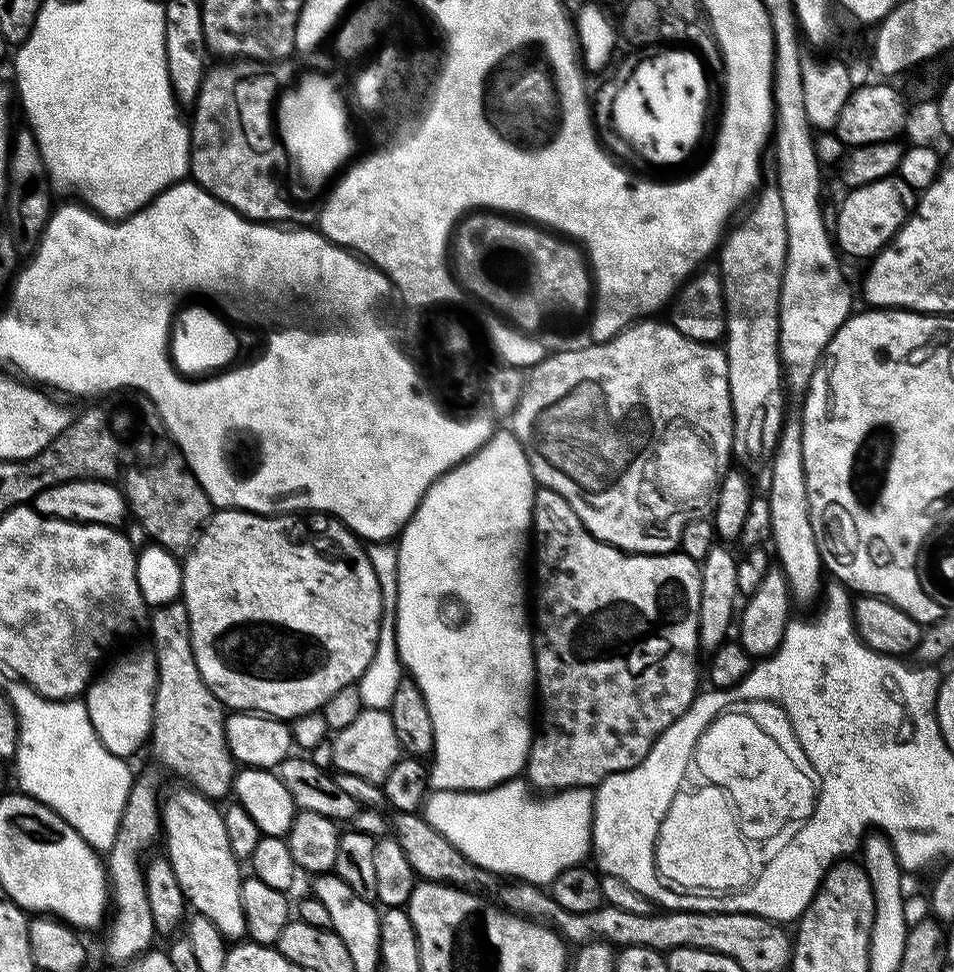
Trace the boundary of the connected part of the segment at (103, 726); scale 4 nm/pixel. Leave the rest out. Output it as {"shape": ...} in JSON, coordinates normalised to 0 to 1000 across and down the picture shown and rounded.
{"shape":[[[158,669],[138,671],[122,679],[90,709],[92,738],[103,759],[115,776],[138,780],[159,756],[159,731],[164,717],[164,673]]]}

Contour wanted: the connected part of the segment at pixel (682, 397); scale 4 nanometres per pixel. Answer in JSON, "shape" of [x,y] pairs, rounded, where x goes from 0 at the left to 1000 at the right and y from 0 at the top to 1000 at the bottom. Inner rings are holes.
{"shape":[[[675,327],[670,331],[659,333],[653,342],[630,354],[619,354],[613,358],[597,360],[596,362],[579,363],[574,369],[574,374],[565,377],[560,386],[557,387],[557,394],[549,396],[545,417],[541,419],[540,424],[535,429],[535,435],[537,435],[535,443],[541,450],[541,454],[548,459],[551,471],[558,480],[558,491],[561,492],[563,499],[566,502],[581,504],[581,508],[589,508],[589,512],[593,512],[593,516],[597,516],[602,529],[606,529],[606,533],[612,538],[614,545],[618,545],[618,549],[623,549],[623,553],[659,570],[700,570],[712,561],[715,545],[719,545],[721,538],[731,534],[737,528],[734,526],[741,519],[743,522],[744,511],[748,504],[754,503],[757,493],[757,480],[755,481],[754,475],[751,474],[751,465],[746,462],[745,453],[755,453],[755,457],[760,463],[767,460],[767,410],[763,396],[763,367],[758,357],[751,357],[755,356],[749,353],[736,354],[733,350],[719,348],[719,344],[715,344],[710,337],[705,337],[703,332],[691,333],[688,327]],[[621,389],[627,389],[625,420],[631,422],[625,430],[623,428],[618,430],[625,434],[616,434],[616,444],[581,447],[581,463],[579,461],[570,463],[566,457],[566,455],[570,455],[570,449],[566,449],[566,440],[556,438],[556,434],[560,432],[560,428],[564,424],[568,424],[577,418],[589,416],[593,409],[597,409],[602,405],[602,397],[621,395]]]}

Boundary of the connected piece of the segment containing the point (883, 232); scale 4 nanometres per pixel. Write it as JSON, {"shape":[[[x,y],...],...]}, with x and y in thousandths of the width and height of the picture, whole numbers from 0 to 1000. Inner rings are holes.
{"shape":[[[938,180],[899,190],[888,201],[890,202],[882,208],[881,215],[876,218],[876,235],[874,230],[874,247],[886,264],[917,264],[933,248],[938,247],[943,234],[951,230],[954,219],[962,209],[957,193]]]}

